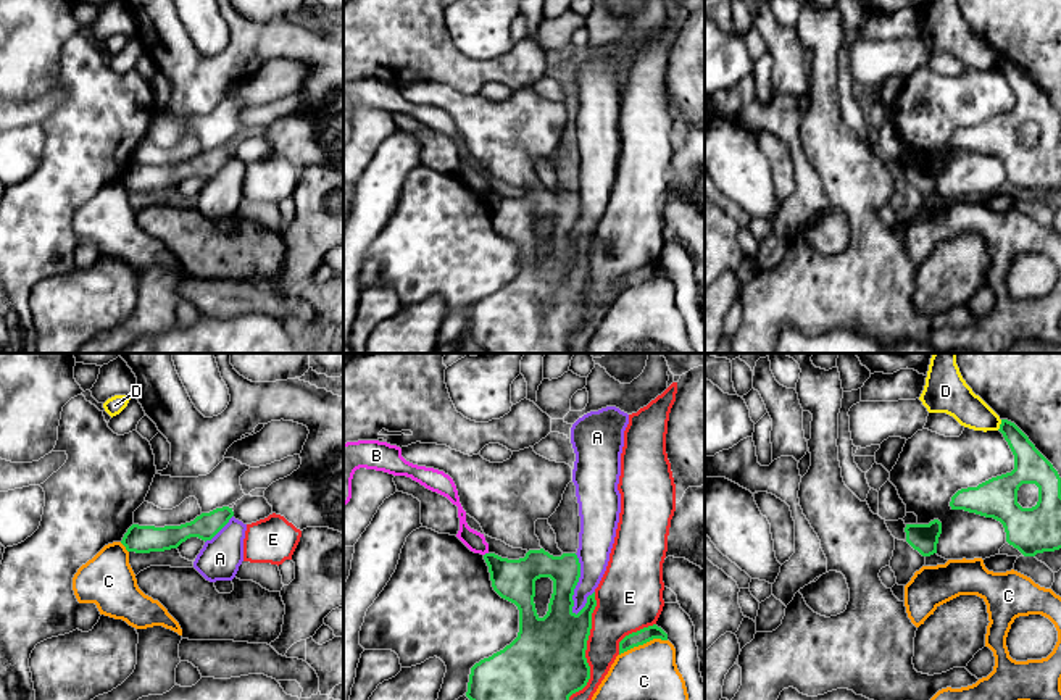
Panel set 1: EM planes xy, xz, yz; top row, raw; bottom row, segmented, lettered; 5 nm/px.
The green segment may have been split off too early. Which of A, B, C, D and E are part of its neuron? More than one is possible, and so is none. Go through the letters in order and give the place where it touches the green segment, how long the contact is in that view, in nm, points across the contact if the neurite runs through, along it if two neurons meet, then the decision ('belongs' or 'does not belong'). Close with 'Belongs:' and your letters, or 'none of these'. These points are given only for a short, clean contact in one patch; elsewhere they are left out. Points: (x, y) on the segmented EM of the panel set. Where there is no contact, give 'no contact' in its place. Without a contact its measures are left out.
A: contact xz (576, 584); length 320 nm; does not belong
B: contact xz (486, 554); length 30 nm; border xz (487, 552), (484, 555); does not belong
C: contact xz (642, 644); length 260 nm; does not belong
D: contact yz (1000, 424); length 60 nm; border yz (1002, 420), (997, 429); does not belong
E: contact xz (586, 647); length 550 nm; does not belong
Belongs: none of these

